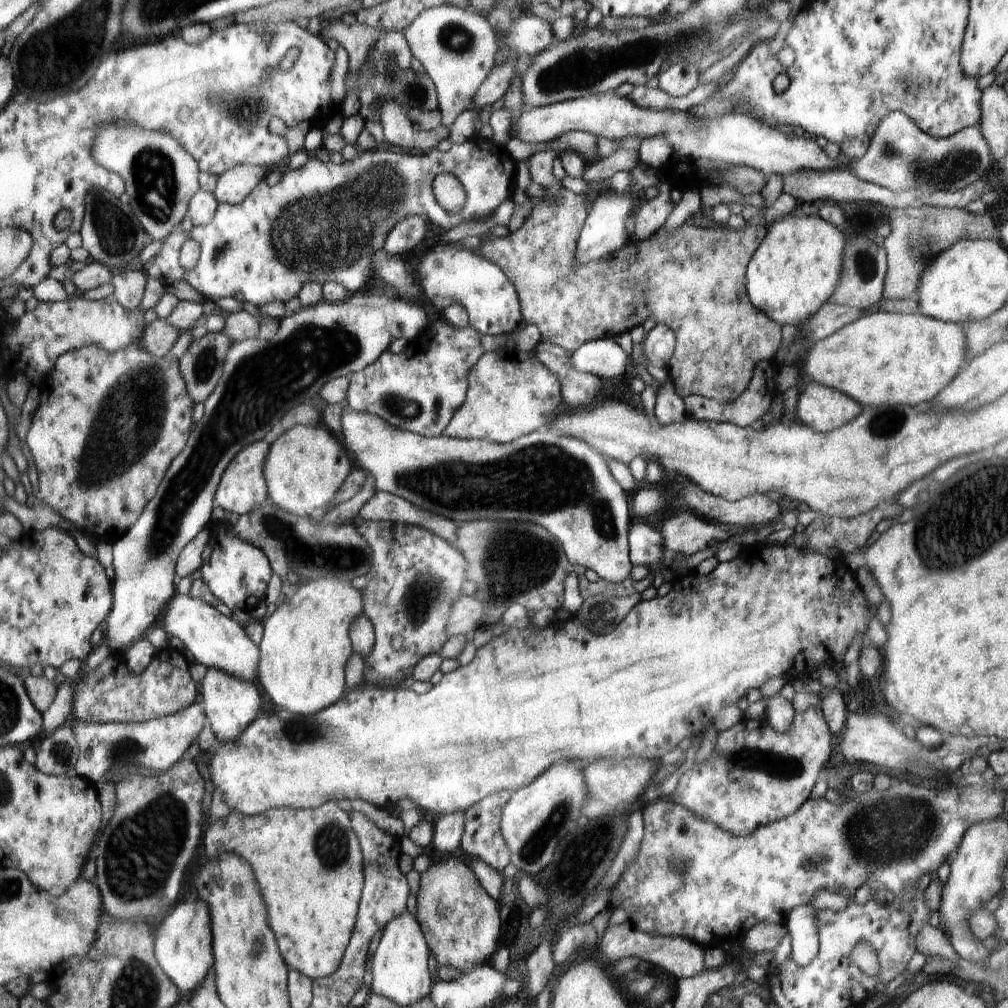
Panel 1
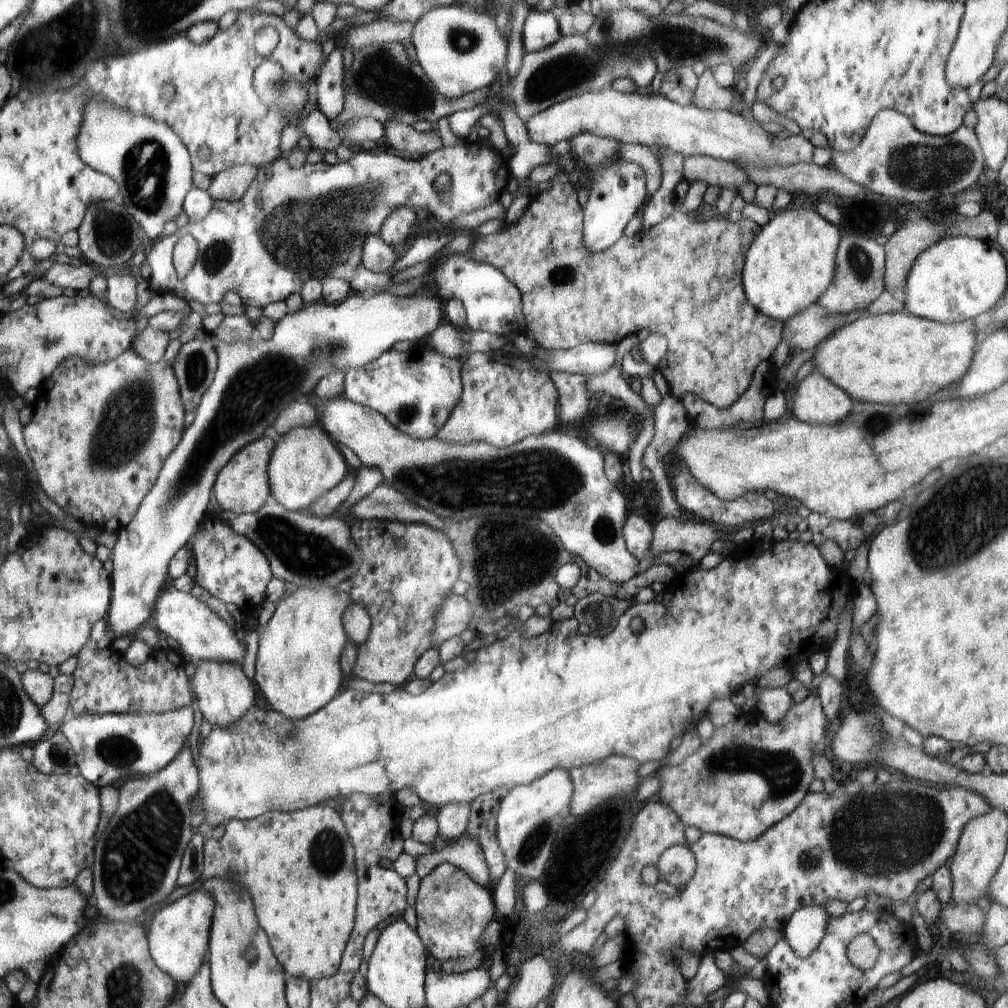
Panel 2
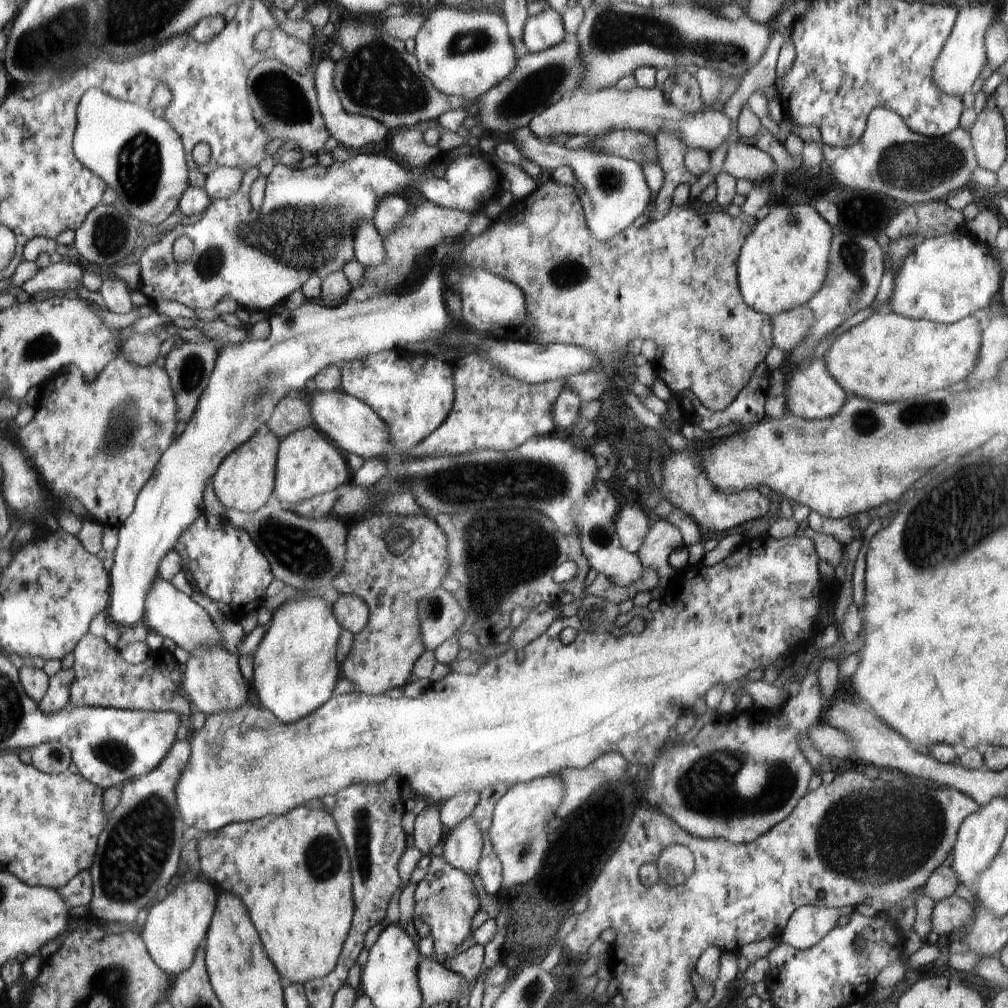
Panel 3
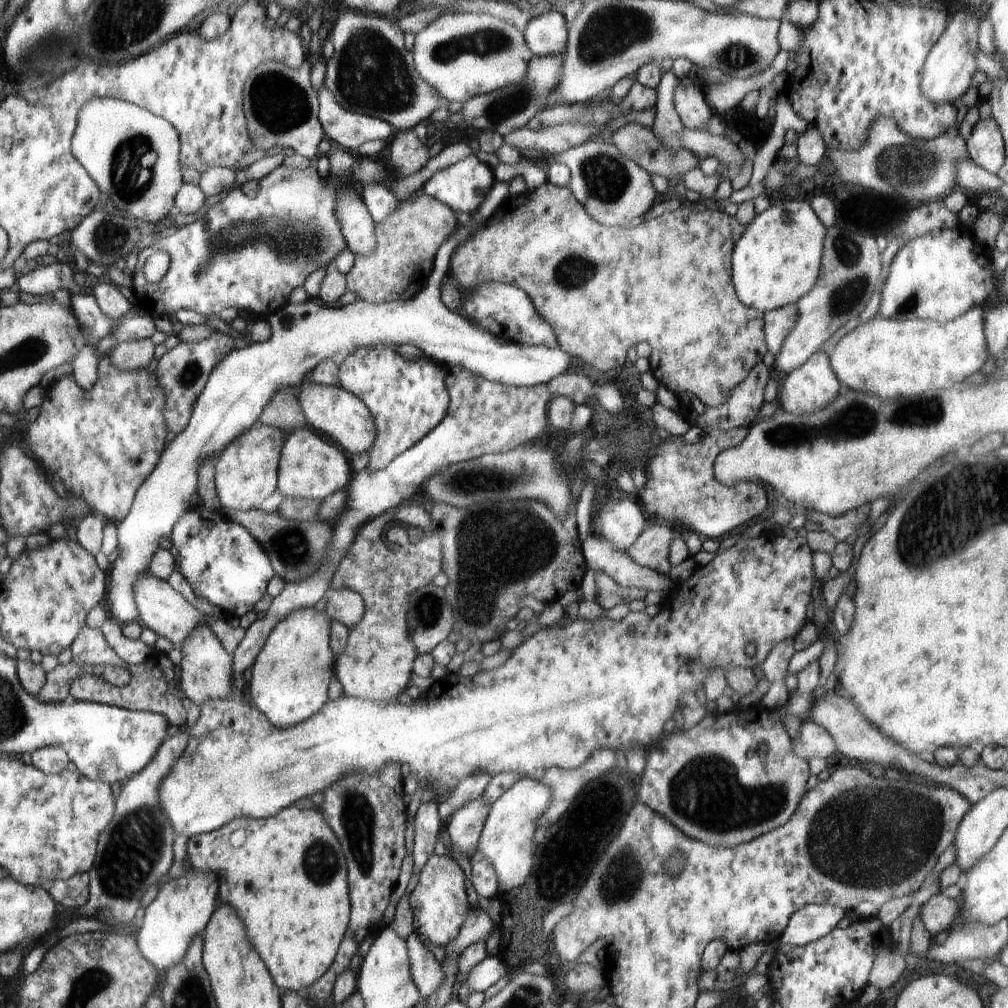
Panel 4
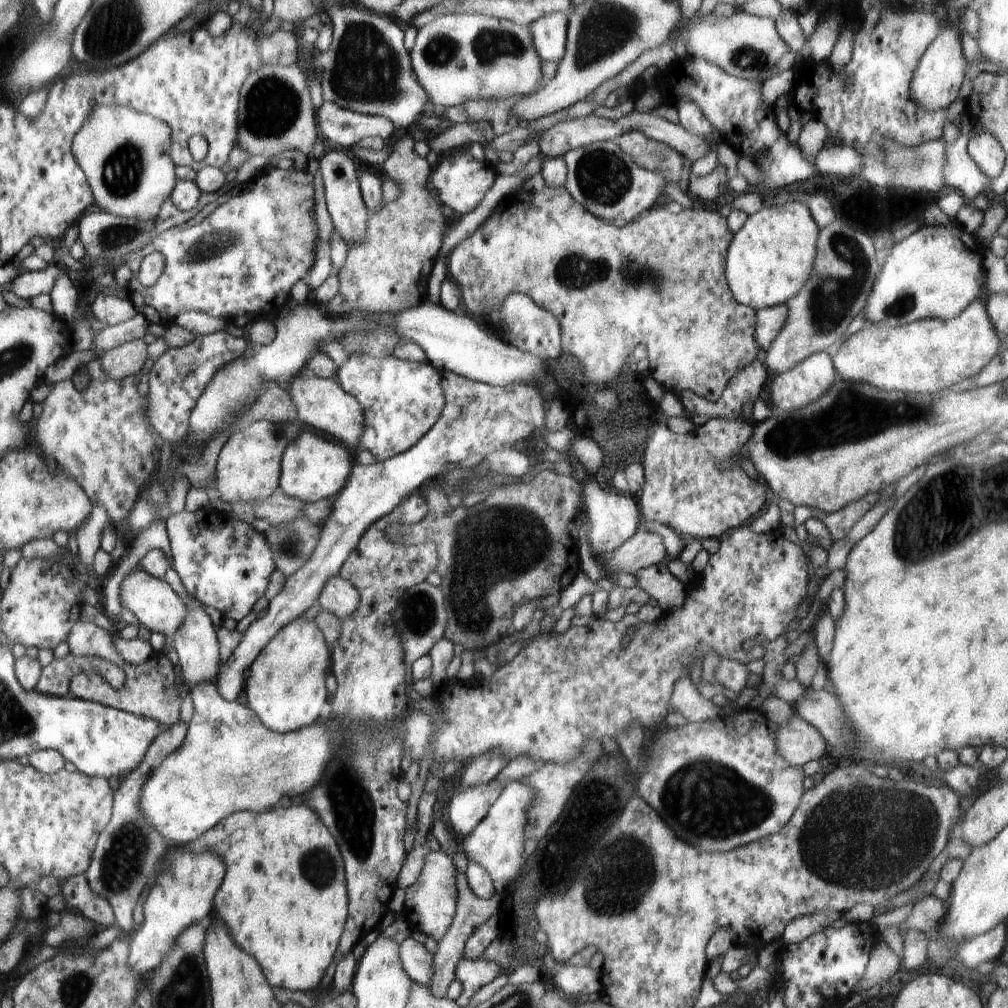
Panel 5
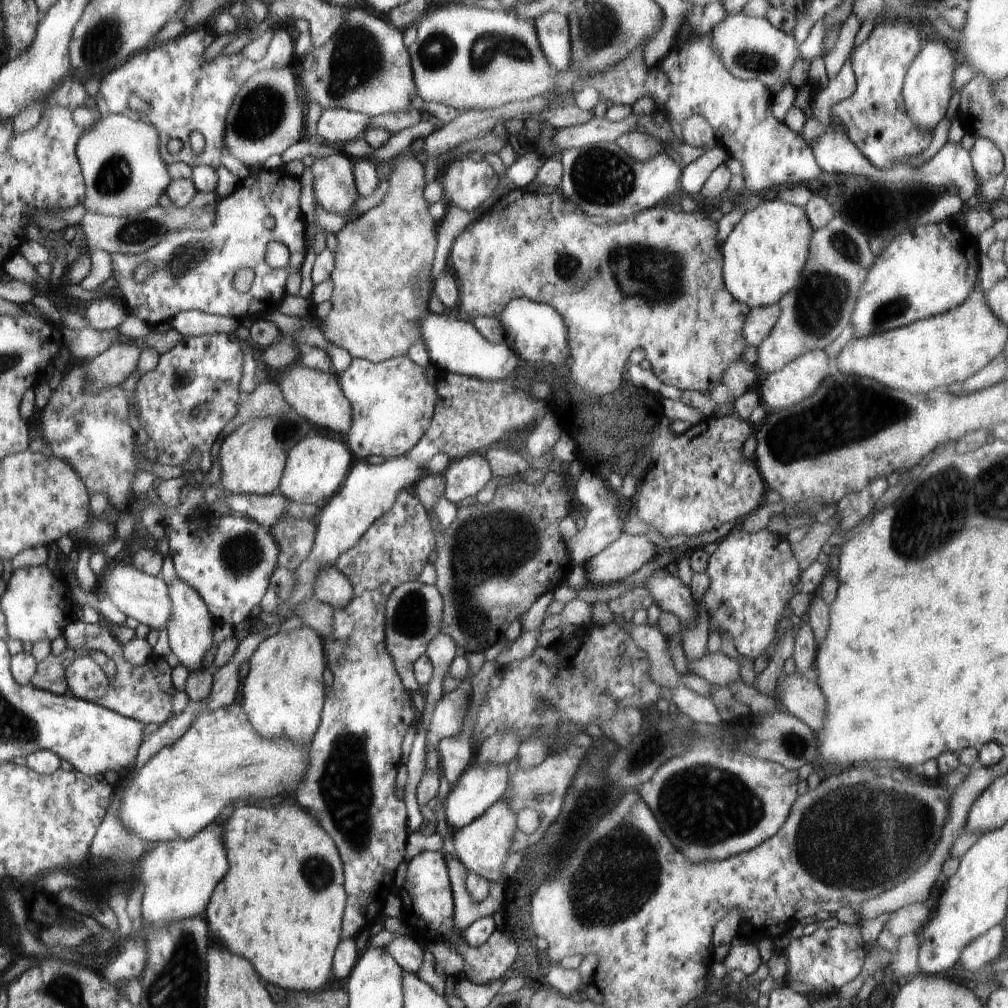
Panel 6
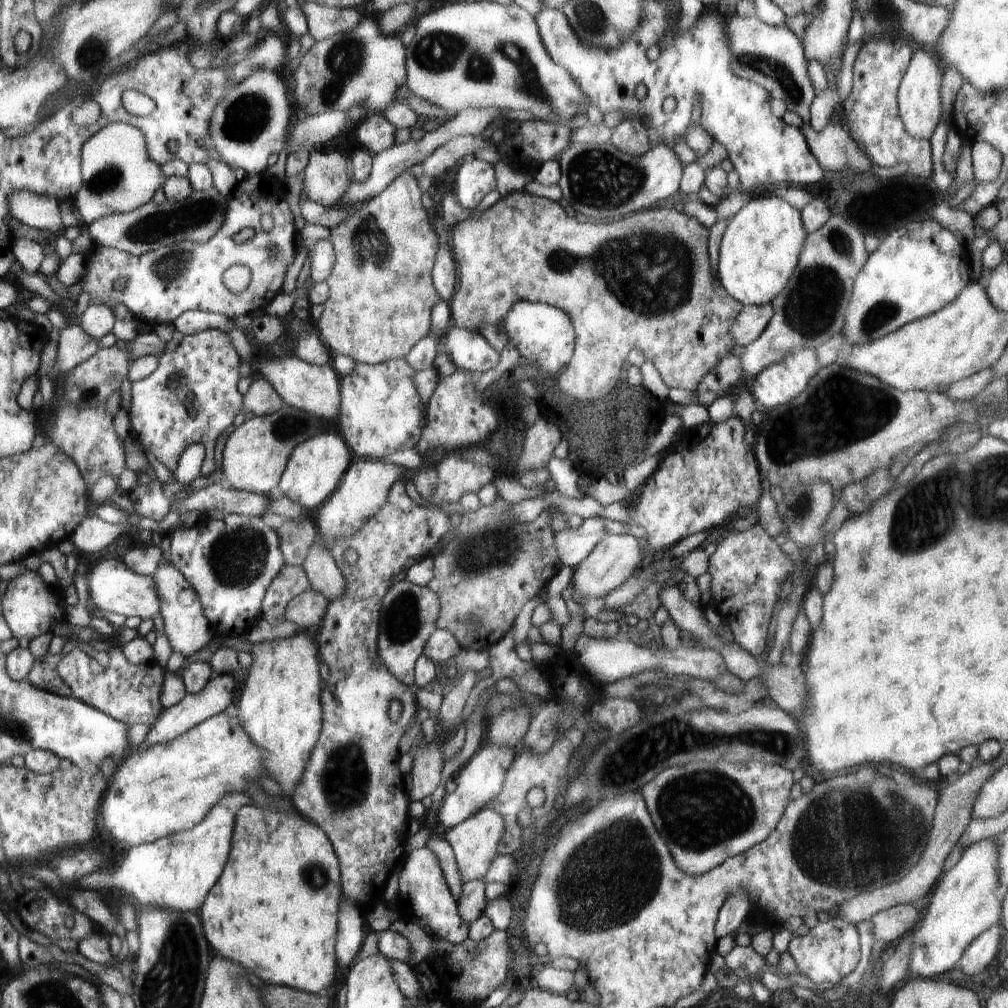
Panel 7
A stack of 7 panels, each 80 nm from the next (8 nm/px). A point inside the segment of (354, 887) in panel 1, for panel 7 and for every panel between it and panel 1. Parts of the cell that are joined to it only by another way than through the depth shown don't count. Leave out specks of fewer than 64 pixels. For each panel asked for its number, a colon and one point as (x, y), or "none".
2: (299, 866)
3: (304, 928)
4: (286, 876)
5: (285, 892)
6: (281, 906)
7: (275, 909)

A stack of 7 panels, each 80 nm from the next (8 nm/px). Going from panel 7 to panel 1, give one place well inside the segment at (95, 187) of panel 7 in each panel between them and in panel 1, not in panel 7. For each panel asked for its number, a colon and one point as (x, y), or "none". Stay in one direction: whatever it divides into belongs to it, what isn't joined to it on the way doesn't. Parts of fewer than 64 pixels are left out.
1: (160, 177)
2: (154, 170)
3: (138, 154)
4: (134, 156)
5: (125, 155)
6: (124, 173)

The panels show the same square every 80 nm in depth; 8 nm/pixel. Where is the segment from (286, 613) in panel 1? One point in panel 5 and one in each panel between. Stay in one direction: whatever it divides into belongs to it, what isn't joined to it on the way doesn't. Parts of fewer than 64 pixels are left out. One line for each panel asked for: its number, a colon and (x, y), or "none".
2: (297, 670)
3: (295, 670)
4: (289, 684)
5: (286, 690)

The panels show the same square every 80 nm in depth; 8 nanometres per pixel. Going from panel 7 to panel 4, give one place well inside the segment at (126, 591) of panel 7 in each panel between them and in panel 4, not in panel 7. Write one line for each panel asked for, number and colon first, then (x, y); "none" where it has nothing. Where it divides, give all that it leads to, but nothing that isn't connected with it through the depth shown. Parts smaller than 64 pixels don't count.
4: (163, 610)
5: (157, 607)
6: (146, 598)

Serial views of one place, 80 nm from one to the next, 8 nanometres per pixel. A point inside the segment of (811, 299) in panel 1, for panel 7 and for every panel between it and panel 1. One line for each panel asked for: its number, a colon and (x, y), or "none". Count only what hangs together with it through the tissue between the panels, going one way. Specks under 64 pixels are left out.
2: (790, 265)
3: (784, 261)
4: (775, 263)
5: (770, 258)
6: (763, 257)
7: (760, 248)

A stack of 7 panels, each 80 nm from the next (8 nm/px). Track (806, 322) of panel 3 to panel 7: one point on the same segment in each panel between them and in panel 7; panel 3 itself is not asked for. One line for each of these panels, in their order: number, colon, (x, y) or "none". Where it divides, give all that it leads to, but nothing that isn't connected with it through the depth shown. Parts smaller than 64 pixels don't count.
4: (779, 322)
5: (768, 322)
6: (760, 321)
7: (750, 323)

